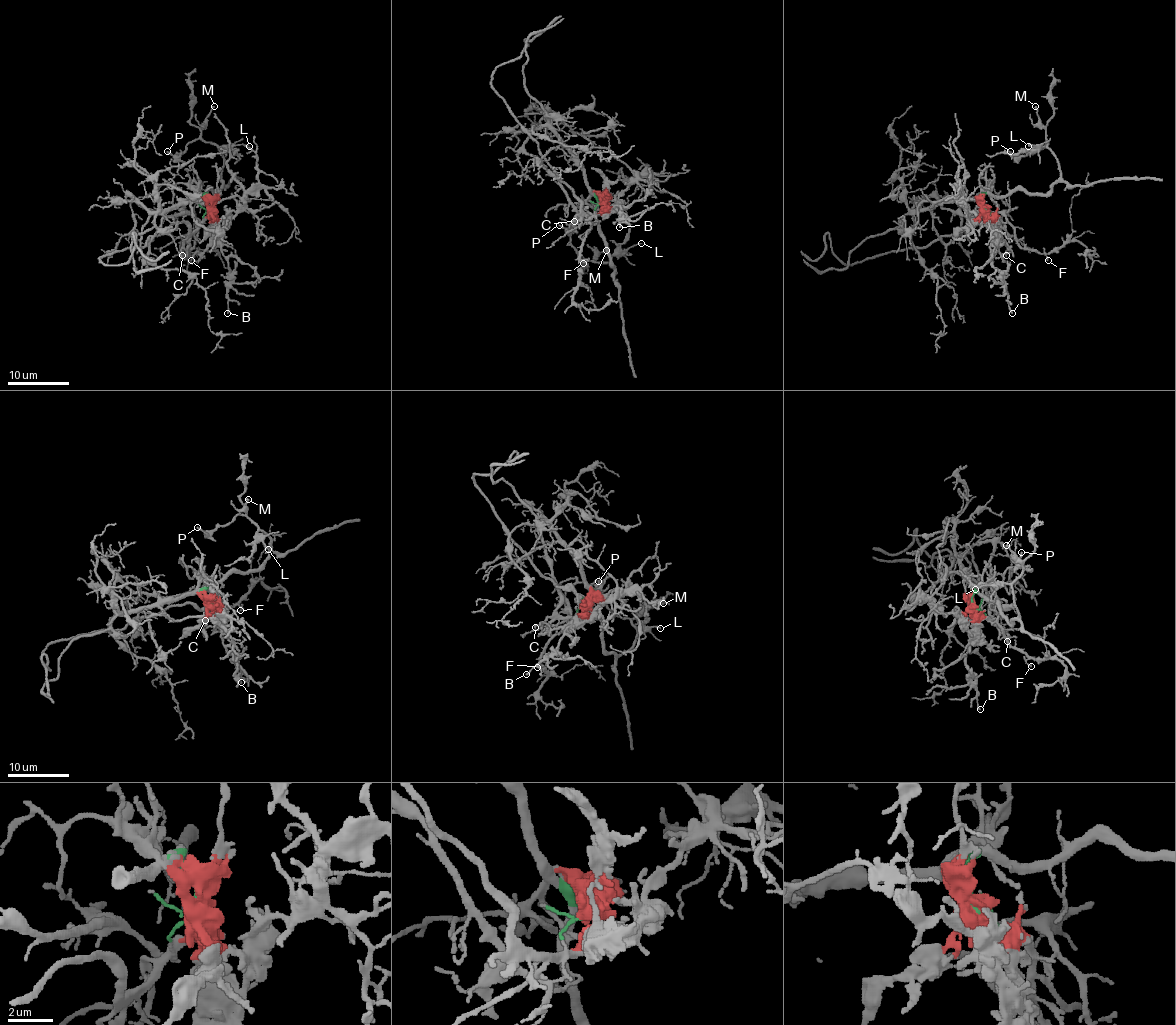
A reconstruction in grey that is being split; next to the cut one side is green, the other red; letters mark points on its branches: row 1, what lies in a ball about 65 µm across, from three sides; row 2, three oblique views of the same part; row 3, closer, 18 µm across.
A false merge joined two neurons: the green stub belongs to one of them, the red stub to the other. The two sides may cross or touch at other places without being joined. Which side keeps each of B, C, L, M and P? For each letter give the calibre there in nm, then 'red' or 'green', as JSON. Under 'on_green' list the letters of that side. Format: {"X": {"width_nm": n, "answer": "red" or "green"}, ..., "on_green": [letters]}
{"B": {"width_nm": 130, "answer": "red"}, "C": {"width_nm": 160, "answer": "red"}, "L": {"width_nm": 70, "answer": "green"}, "M": {"width_nm": 150, "answer": "green"}, "P": {"width_nm": 180, "answer": "green"}, "on_green": ["L", "M", "P"]}

